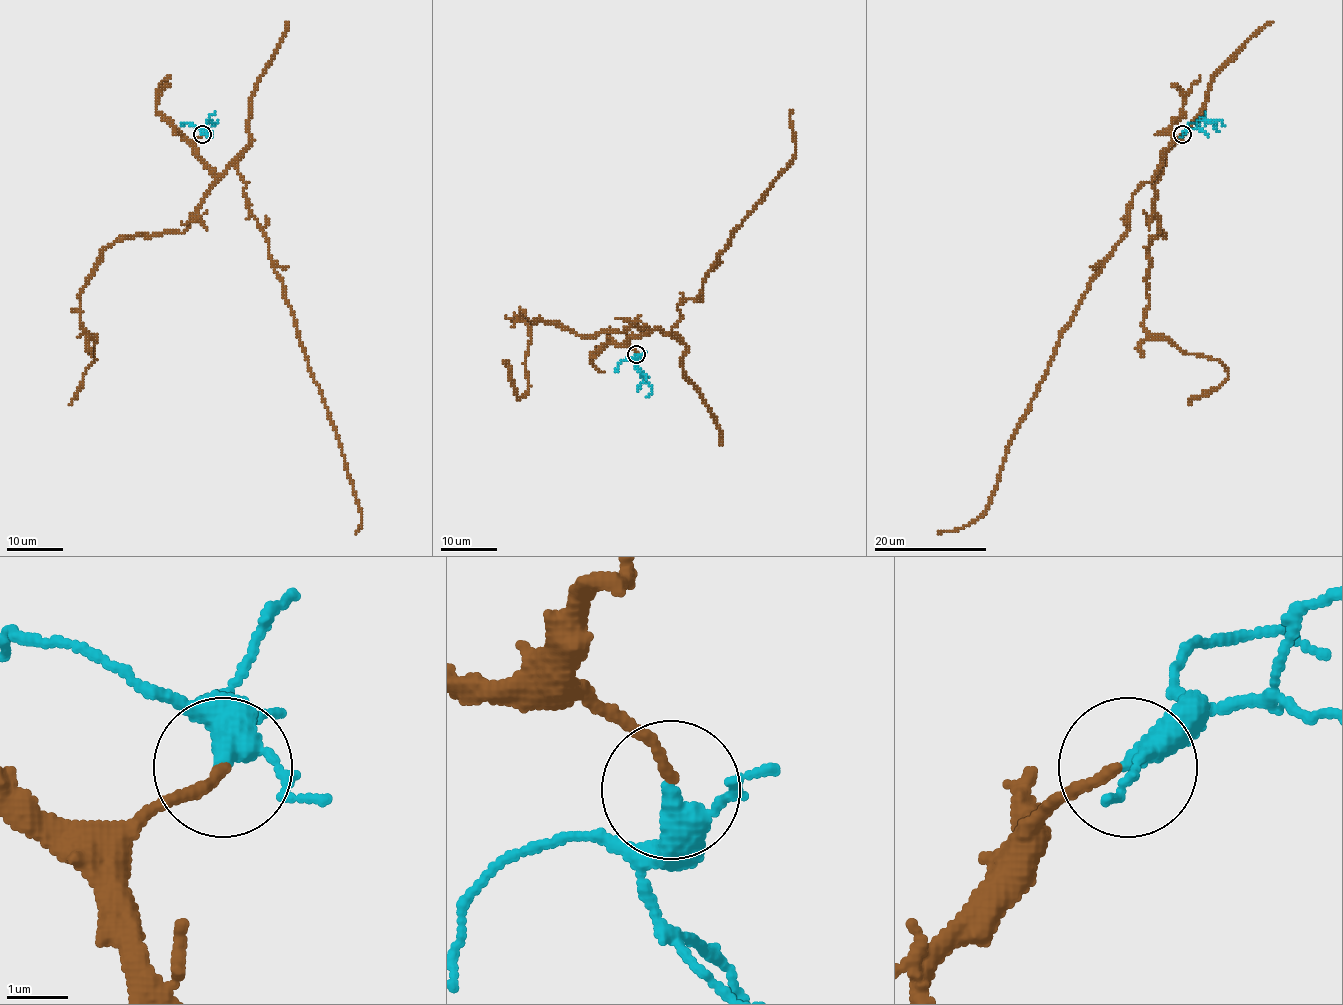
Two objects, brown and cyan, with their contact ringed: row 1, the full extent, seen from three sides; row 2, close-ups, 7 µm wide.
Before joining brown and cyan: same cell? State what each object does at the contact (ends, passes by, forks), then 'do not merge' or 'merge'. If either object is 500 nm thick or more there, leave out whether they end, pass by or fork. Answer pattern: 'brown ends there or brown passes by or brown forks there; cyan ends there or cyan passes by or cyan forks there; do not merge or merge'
brown ends there; cyan passes by; merge

